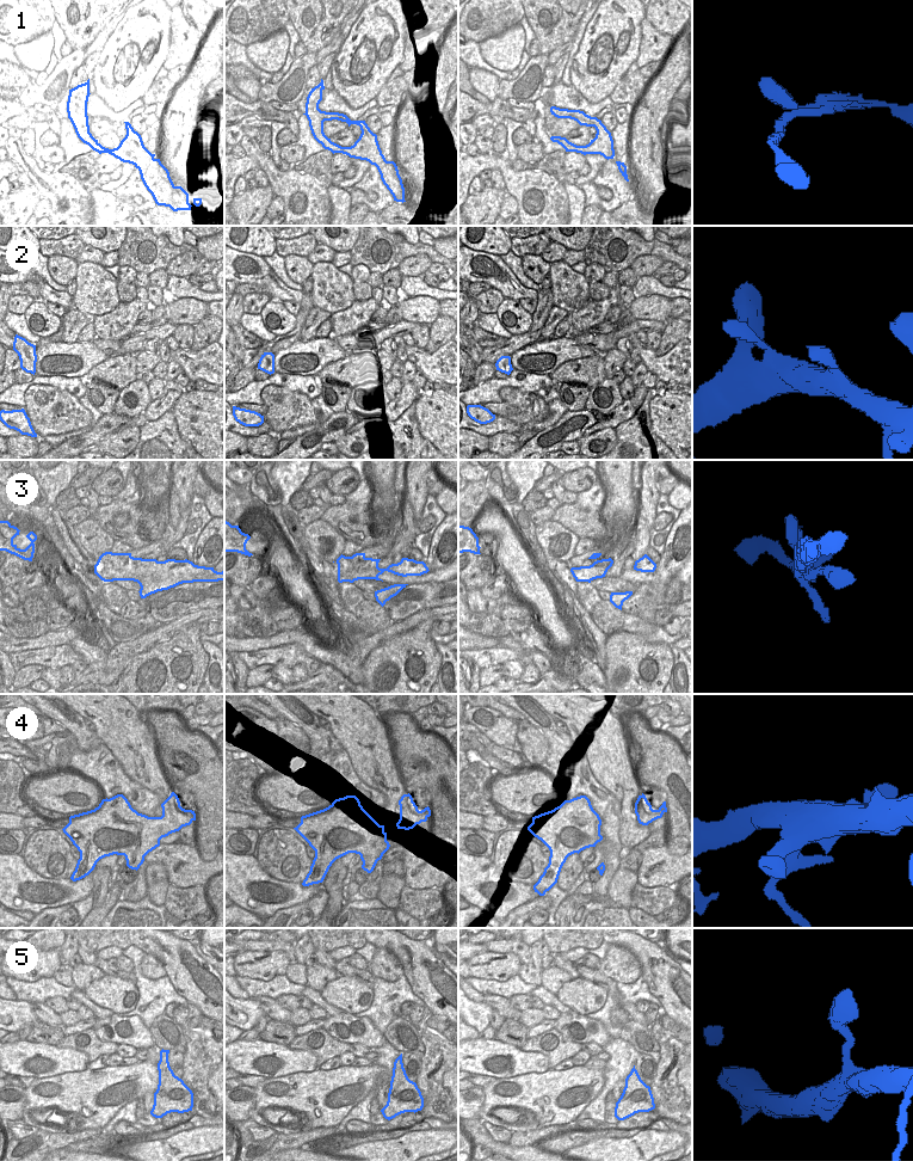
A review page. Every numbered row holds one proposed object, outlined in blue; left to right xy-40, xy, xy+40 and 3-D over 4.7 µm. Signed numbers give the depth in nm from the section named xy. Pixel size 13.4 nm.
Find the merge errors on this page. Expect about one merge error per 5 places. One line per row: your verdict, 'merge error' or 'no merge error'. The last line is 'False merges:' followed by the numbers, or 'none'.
1: no merge error
2: no merge error
3: no merge error
4: merge error
5: no merge error
False merges: 4

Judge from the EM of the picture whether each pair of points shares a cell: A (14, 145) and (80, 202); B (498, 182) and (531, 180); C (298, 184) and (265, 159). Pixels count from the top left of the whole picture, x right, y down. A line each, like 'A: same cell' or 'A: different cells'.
A: same cell
B: different cells
C: same cell

